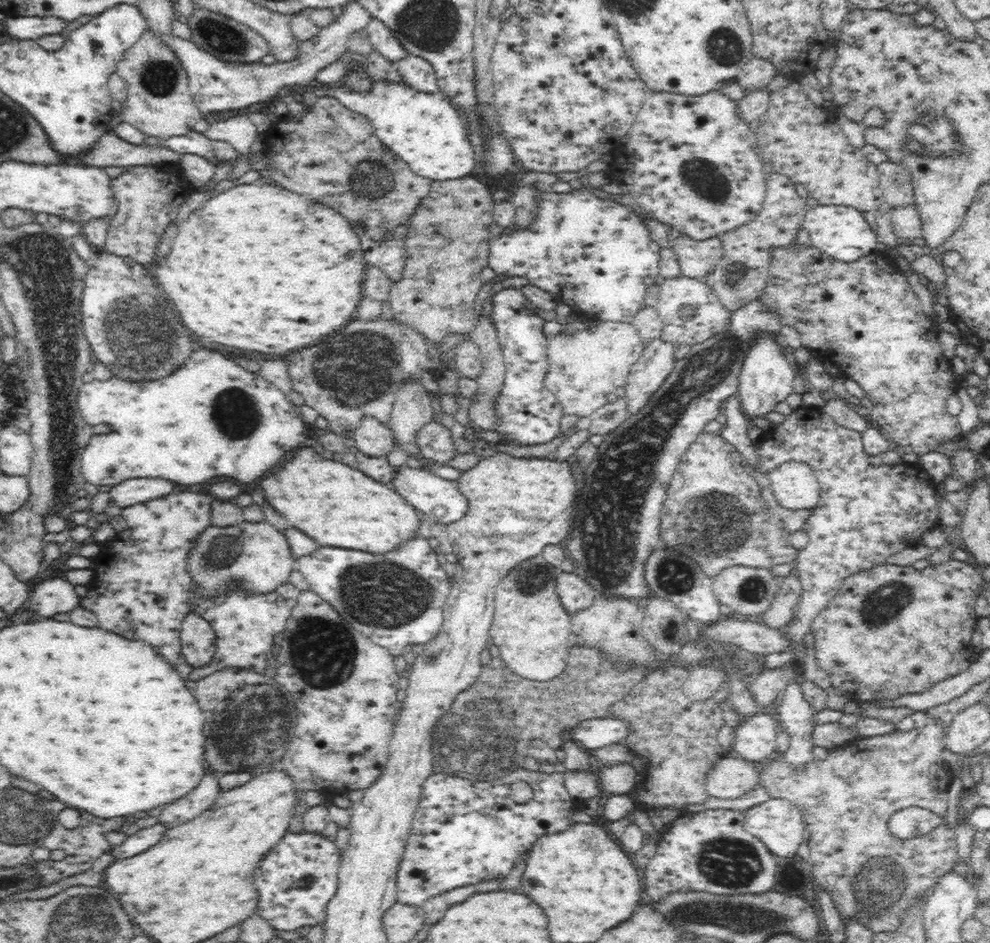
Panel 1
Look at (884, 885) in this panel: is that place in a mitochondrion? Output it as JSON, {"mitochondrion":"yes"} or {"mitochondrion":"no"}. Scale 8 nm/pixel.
{"mitochondrion":"yes"}

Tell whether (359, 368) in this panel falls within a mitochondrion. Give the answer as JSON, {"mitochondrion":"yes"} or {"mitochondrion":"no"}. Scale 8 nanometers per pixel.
{"mitochondrion":"yes"}

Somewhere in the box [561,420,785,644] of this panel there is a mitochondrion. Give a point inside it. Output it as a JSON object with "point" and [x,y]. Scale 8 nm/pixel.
{"point":[716,525]}

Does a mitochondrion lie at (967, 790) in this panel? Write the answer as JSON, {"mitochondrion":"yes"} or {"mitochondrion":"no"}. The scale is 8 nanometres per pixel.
{"mitochondrion":"no"}

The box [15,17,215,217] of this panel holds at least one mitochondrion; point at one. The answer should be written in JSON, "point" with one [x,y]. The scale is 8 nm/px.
{"point":[159,78]}

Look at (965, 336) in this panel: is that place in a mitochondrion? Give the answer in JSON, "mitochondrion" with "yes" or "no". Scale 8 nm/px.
{"mitochondrion":"no"}

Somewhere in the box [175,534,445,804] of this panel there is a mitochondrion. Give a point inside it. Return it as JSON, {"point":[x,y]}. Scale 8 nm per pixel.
{"point":[363,595]}

